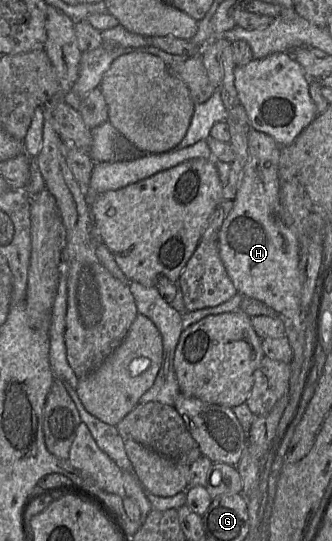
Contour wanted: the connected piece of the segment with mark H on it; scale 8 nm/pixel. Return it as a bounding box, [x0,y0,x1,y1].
[218,129,301,327]

